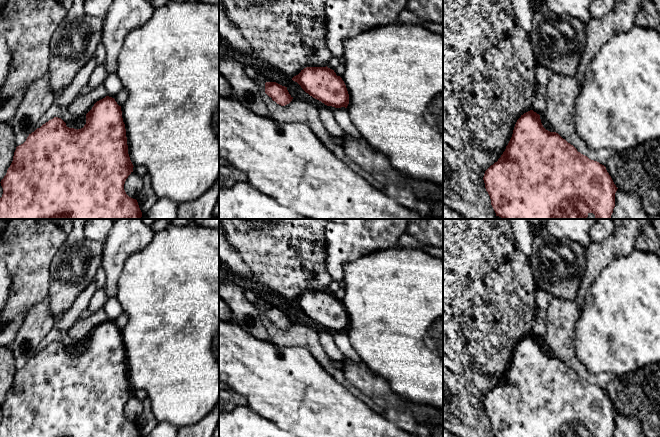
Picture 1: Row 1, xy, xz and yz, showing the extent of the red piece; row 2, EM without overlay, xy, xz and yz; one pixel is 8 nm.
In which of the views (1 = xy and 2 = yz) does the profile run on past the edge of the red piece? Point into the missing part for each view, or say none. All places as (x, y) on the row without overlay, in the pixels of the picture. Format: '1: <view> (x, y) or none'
1: none
2: none

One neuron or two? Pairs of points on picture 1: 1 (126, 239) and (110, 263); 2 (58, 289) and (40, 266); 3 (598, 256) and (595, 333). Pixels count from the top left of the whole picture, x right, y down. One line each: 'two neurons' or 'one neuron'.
1: one neuron
2: two neurons
3: two neurons

